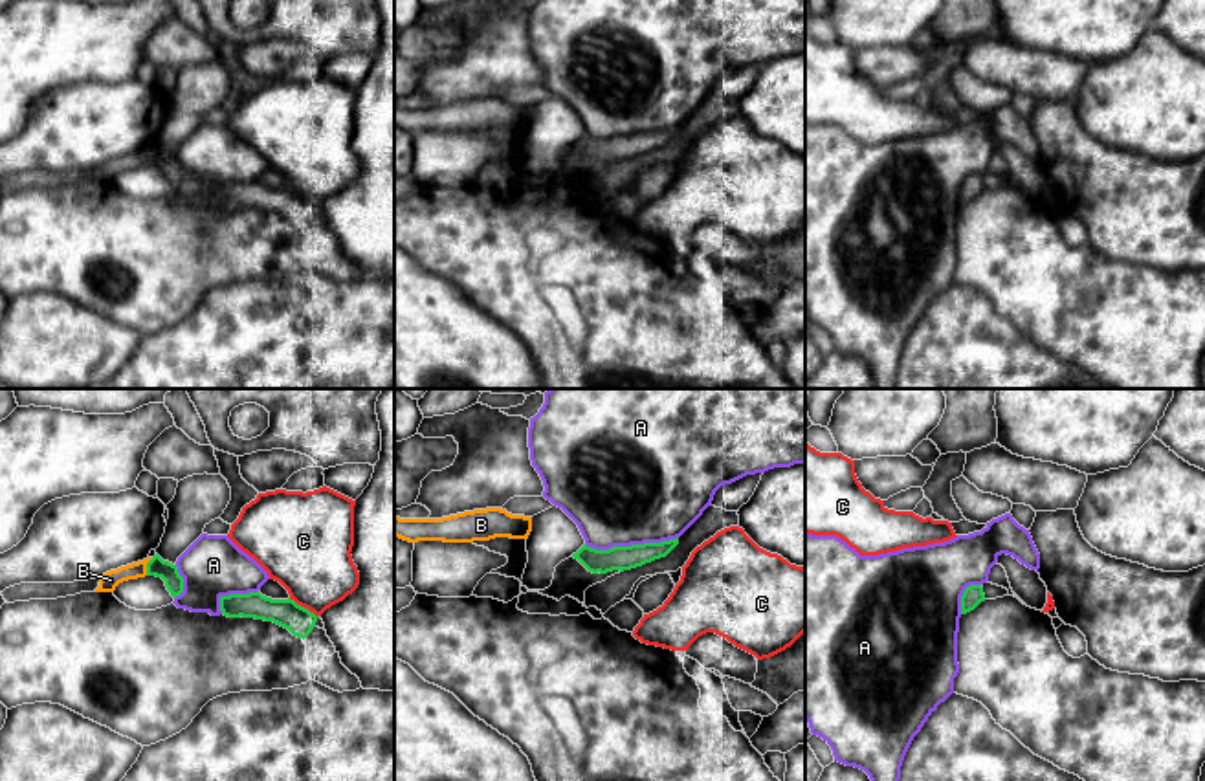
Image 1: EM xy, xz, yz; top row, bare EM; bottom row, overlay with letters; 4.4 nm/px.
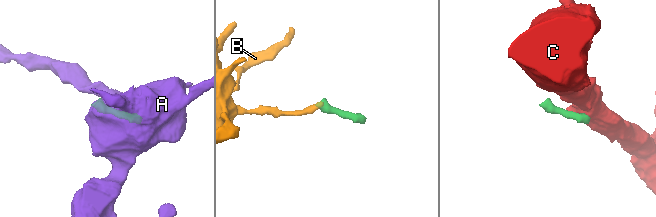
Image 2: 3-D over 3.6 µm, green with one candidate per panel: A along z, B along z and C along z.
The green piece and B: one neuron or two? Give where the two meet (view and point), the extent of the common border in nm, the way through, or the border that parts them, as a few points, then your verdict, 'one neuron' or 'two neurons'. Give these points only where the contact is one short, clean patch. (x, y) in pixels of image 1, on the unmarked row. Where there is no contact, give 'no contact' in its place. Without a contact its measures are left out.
xy (147, 156) | 90 nm | along xy (153, 147), (147, 153), (145, 164) | two neurons

